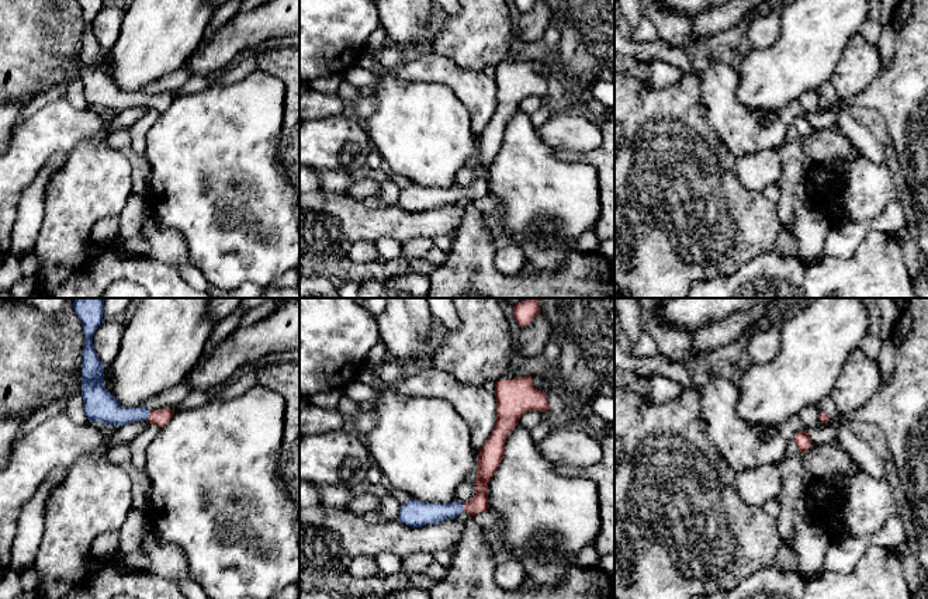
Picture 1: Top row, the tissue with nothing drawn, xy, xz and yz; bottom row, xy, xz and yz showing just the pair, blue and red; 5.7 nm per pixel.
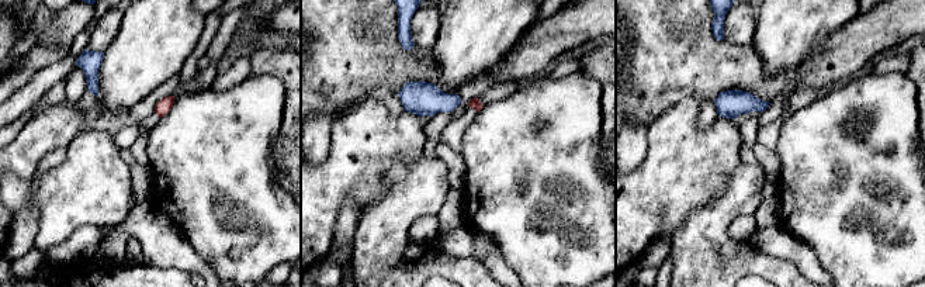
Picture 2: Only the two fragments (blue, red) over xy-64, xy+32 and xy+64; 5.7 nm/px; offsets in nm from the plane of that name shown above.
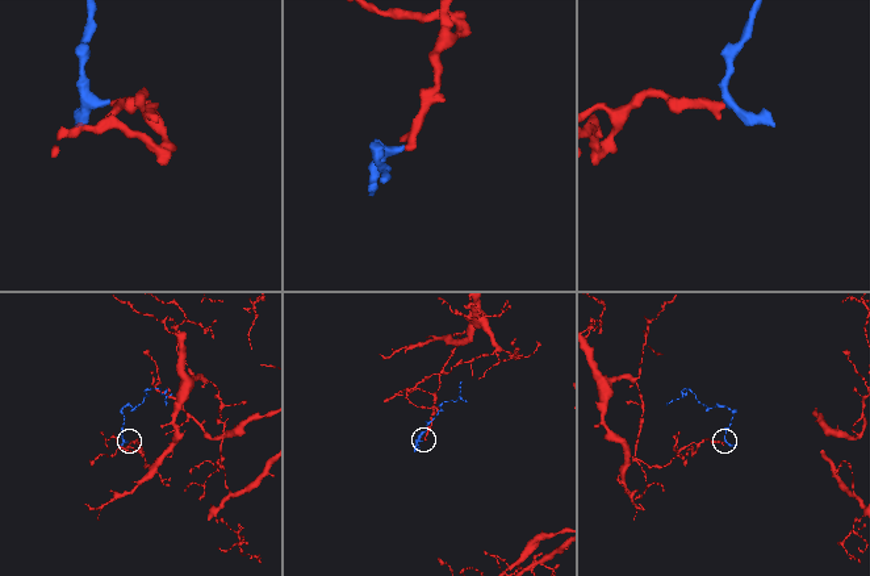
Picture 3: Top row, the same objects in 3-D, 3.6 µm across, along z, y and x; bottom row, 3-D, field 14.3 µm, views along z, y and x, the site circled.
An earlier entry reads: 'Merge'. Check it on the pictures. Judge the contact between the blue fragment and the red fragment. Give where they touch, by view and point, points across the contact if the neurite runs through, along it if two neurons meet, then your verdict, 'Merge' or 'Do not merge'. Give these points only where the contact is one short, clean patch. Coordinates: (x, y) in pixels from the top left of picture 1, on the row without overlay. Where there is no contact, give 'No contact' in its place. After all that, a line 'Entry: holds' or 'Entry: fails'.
Touches blue at xy (148, 100). Path across: xy (106, 94), (116, 100), (148, 100), (160, 103). Merge
Entry: holds

